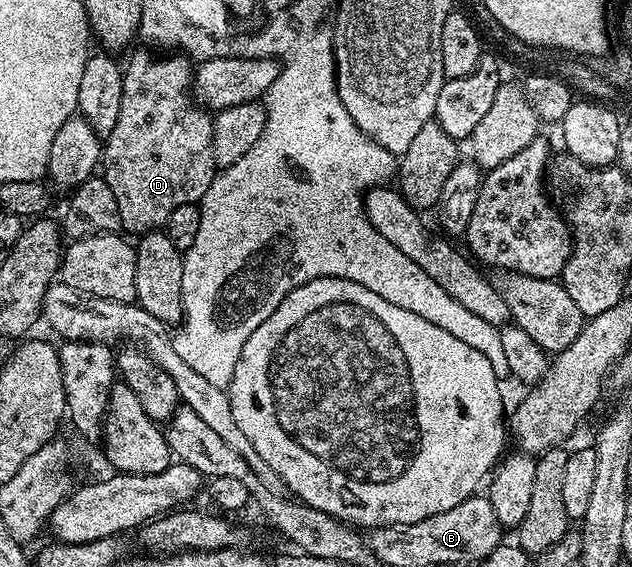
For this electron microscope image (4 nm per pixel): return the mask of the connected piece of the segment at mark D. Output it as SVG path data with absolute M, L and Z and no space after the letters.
M154 50L134 51L130 52L131 60L125 63L123 72L121 114L117 125L113 125L113 133L106 135L101 147L101 177L113 189L113 197L117 197L122 230L132 231L132 236L138 237L146 231L160 230L169 221L173 209L186 203L198 204L215 179L217 168L213 157L212 116L193 98L192 60L183 53L167 53L162 59L154 55L159 54Z

